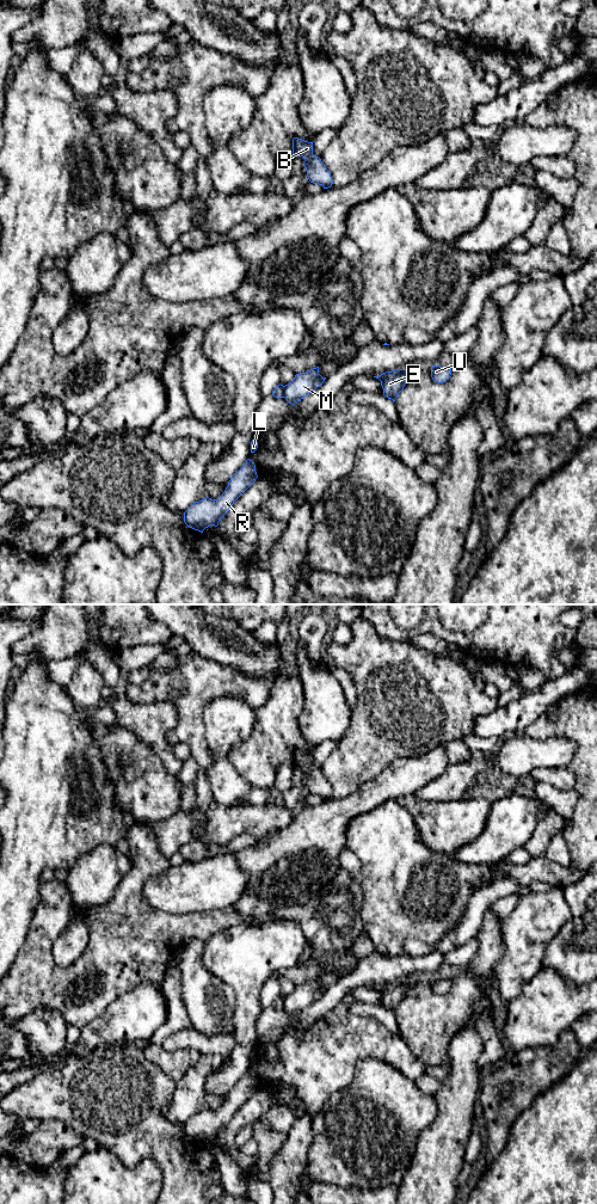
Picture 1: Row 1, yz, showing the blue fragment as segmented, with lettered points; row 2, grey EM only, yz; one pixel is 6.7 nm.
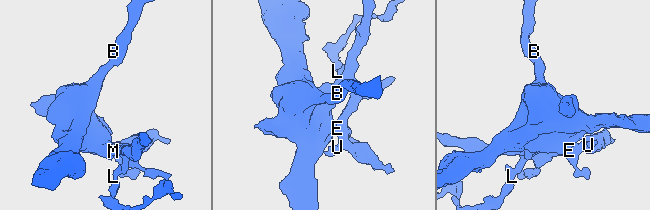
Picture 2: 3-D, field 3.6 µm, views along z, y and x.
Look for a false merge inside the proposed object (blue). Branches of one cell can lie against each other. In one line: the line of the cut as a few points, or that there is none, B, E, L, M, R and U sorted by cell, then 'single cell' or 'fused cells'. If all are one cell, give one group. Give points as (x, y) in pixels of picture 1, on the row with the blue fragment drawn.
cut yz (284, 386), (282, 397); groups B M / E L R U; fused cells

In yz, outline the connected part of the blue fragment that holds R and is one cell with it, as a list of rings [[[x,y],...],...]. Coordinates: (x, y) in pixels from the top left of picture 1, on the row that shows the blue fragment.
[[[247,459],[241,469],[234,473],[228,481],[224,492],[217,498],[203,498],[195,502],[185,512],[184,522],[187,527],[203,533],[210,526],[219,526],[221,518],[230,510],[234,502],[256,481],[258,478],[256,465]]]

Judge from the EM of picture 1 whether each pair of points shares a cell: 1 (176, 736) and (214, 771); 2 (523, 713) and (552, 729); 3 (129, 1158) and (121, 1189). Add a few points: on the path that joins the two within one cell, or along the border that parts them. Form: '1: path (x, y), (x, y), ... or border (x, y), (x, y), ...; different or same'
1: path (186, 737), (205, 760); same
2: border (557, 701), (552, 702), (524, 730); different
3: border (105, 1148), (129, 1167), (146, 1159), (154, 1162); different

